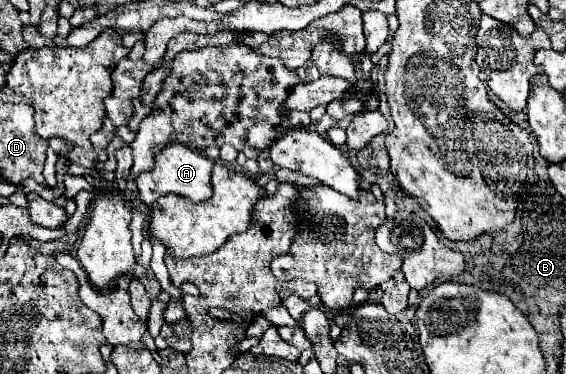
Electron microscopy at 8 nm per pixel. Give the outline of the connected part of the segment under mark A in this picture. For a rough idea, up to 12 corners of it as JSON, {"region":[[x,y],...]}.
{"region":[[168,144],[136,178],[150,206],[166,194],[212,196],[212,160]]}

